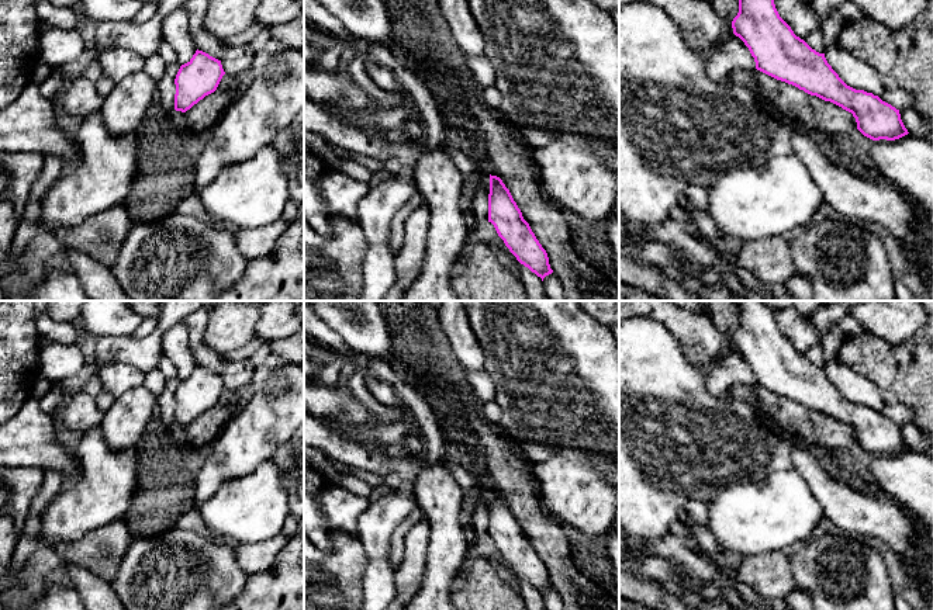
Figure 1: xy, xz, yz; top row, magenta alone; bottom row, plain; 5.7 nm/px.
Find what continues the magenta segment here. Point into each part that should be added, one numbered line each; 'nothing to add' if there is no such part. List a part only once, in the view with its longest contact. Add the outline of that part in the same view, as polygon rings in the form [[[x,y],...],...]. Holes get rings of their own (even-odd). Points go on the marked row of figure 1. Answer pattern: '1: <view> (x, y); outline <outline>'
nothing to add

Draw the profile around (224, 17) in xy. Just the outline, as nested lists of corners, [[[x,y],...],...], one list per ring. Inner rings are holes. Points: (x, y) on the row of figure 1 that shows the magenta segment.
[[[210,0],[203,27],[224,41],[256,21],[259,3],[260,0]]]

